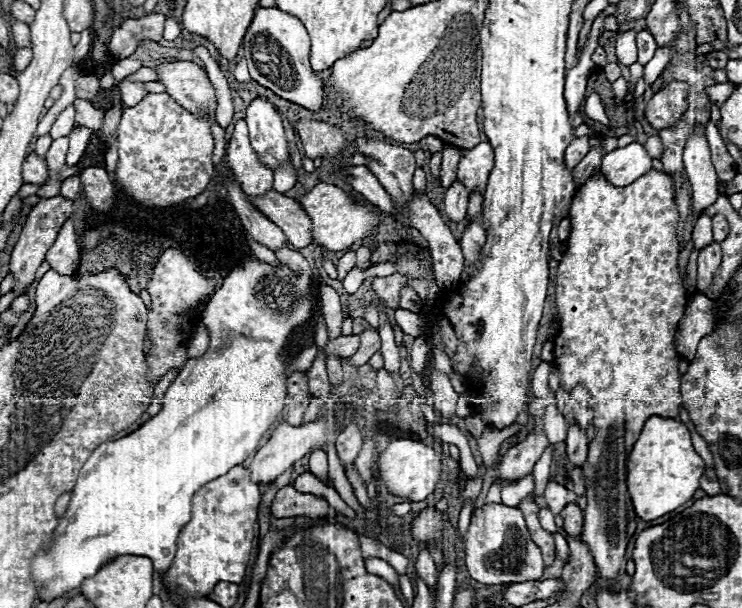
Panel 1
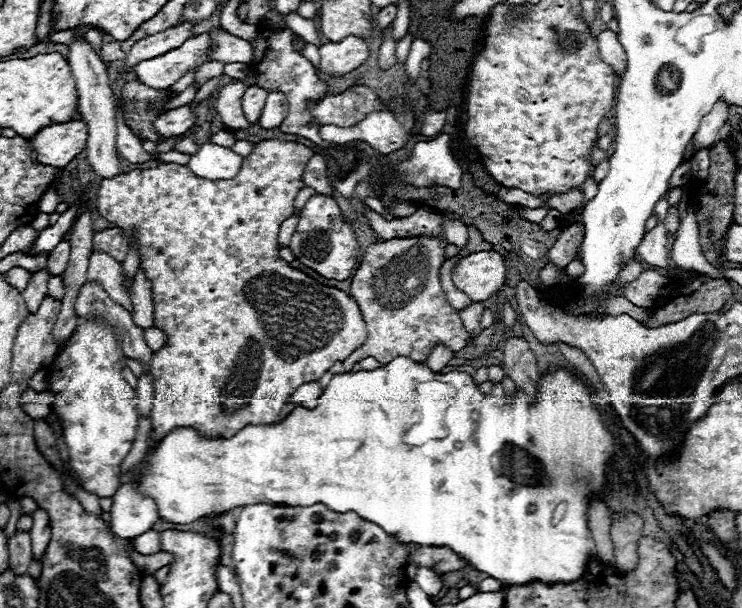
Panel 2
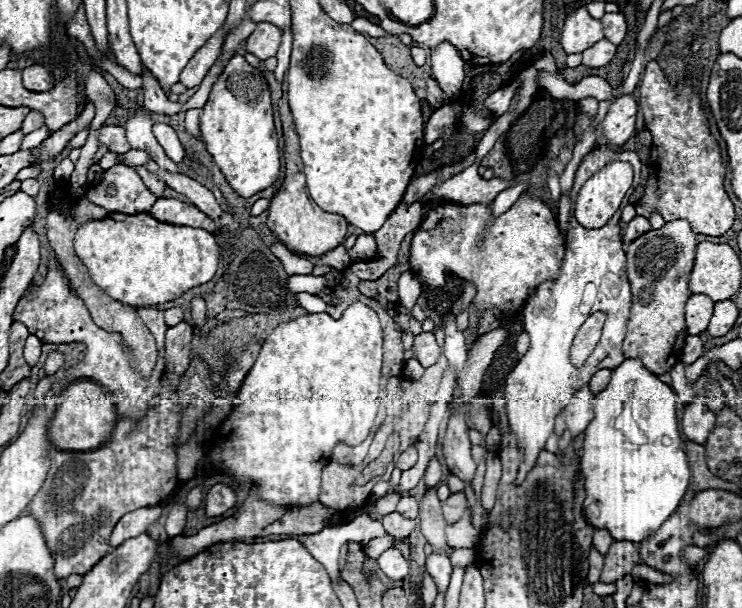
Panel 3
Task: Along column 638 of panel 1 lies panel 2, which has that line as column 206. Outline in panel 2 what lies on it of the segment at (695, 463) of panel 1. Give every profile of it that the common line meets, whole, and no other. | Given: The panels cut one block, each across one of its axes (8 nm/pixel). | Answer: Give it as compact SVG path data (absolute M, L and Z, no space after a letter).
M402 356L402 358L392 360L386 366L370 370L370 372L334 374L332 382L322 392L322 396L318 398L314 408L296 406L280 422L256 424L256 426L250 424L250 426L244 426L232 438L204 438L194 428L176 428L176 430L168 432L162 440L158 440L158 444L150 452L146 470L144 470L142 478L140 478L140 482L138 482L138 490L144 496L150 496L156 502L158 514L160 514L162 520L176 522L176 524L188 524L188 522L200 520L204 516L222 514L222 512L228 512L232 508L248 506L248 504L310 506L310 504L322 502L322 504L326 504L328 508L332 508L336 512L350 512L352 510L358 516L362 516L364 520L370 520L370 522L378 524L386 534L398 536L402 542L416 542L416 544L422 544L422 546L448 546L450 550L460 554L470 566L474 566L480 572L486 572L488 576L500 580L502 584L528 584L528 582L534 582L534 580L548 582L548 584L572 582L572 580L578 580L582 576L582 572L586 570L586 562L590 558L598 558L594 540L592 540L592 536L588 532L586 494L592 494L592 492L598 492L598 490L606 488L604 486L606 464L608 464L608 460L610 460L610 456L614 452L612 434L604 428L604 424L600 420L600 414L598 414L598 405L593 400L594 395L588 391L583 382L578 382L566 370L556 370L556 372L544 374L544 378L540 380L538 400L536 402L530 402L522 392L518 392L514 402L510 402L510 404L492 404L476 388L472 376L468 376L464 372L438 374L438 372L432 372L424 364L416 364L416 362L412 362L412 360Z

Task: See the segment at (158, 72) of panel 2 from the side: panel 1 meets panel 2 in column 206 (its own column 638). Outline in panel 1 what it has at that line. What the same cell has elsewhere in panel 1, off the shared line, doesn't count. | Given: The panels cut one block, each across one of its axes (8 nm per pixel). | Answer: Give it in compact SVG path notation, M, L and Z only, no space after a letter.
M648 30L638 32L636 42L638 42L638 62L640 62L640 64L646 64L646 62L654 56L658 44L656 44L654 36L652 36Z

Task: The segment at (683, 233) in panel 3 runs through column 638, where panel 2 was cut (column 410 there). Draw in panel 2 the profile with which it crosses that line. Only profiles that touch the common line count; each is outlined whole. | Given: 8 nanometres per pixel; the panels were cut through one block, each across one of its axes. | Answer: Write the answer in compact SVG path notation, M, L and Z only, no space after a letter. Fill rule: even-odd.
M412 236L392 238L366 248L362 264L352 278L350 296L360 306L368 328L368 338L342 362L346 372L368 356L376 358L380 364L388 364L398 356L426 364L436 344L444 344L452 352L458 352L468 344L466 328L458 312L450 306L440 284L440 266L444 262L446 246L446 238ZM372 334L378 342L376 346L382 348L372 348Z

